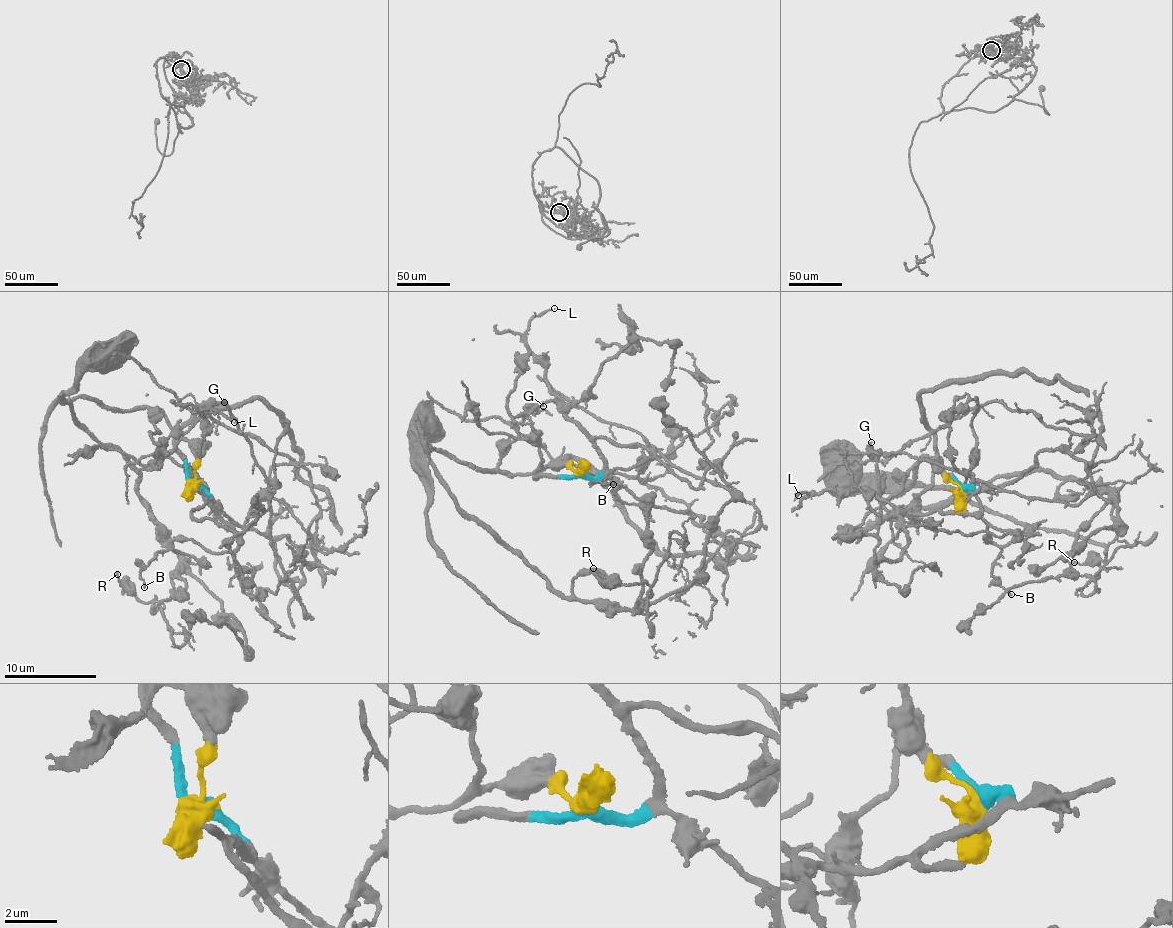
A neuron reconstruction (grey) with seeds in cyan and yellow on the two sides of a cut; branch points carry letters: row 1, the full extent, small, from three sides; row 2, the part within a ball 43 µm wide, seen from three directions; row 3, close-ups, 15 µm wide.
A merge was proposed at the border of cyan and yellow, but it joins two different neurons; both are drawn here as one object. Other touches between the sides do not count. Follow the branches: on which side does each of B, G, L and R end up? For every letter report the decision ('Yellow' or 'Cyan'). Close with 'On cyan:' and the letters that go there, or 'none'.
B: Cyan
G: Cyan
L: Cyan
R: Yellow
On cyan: B, G, L

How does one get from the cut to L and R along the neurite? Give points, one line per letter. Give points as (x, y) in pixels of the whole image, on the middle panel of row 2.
L: (579, 474), (595, 476), (602, 458), (565, 416), (565, 402), (549, 387), (526, 341), (529, 322), (554, 308)
R: (579, 474), (429, 456), (461, 508), (545, 585), (633, 609), (651, 594), (592, 569)

